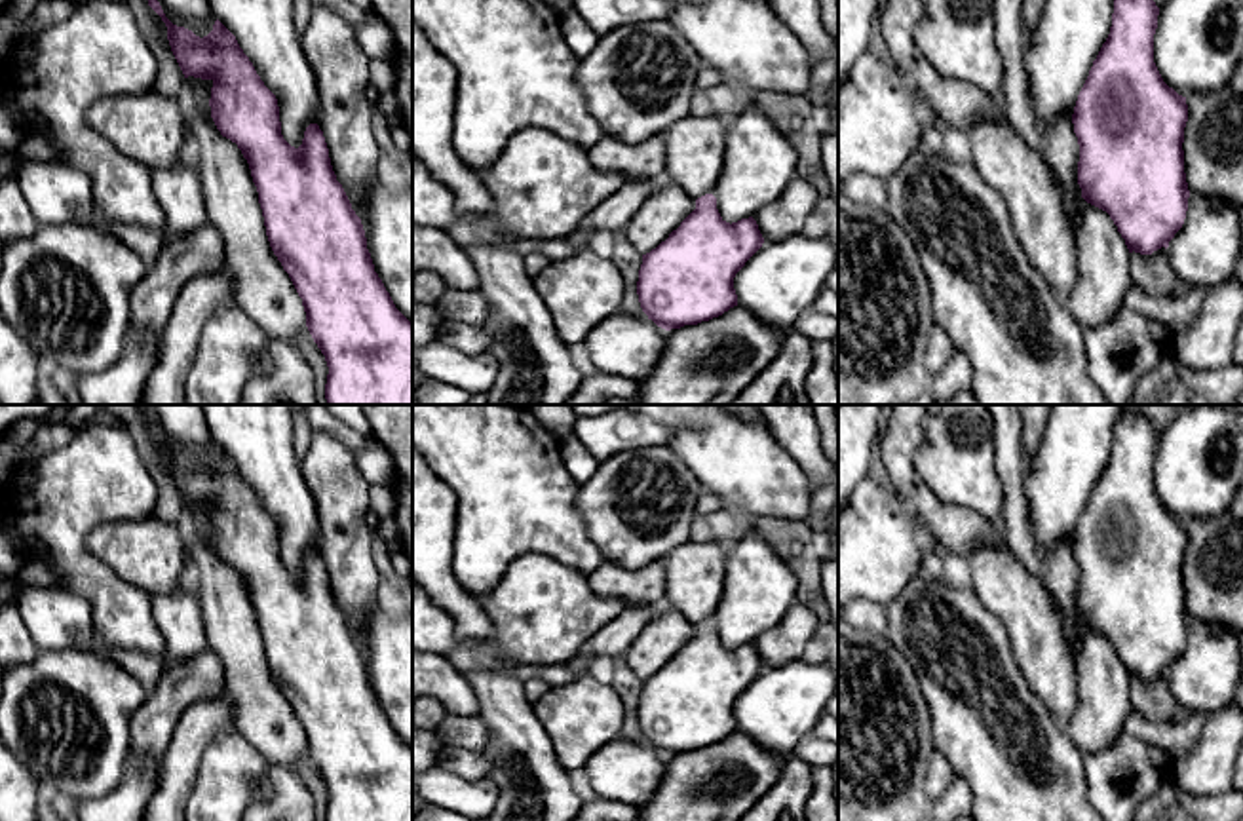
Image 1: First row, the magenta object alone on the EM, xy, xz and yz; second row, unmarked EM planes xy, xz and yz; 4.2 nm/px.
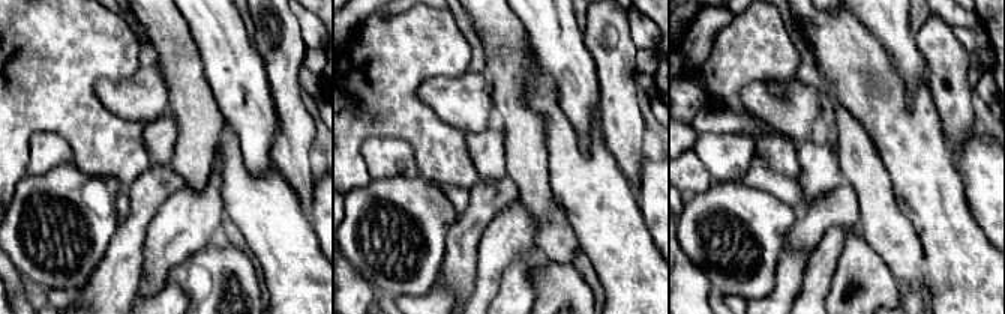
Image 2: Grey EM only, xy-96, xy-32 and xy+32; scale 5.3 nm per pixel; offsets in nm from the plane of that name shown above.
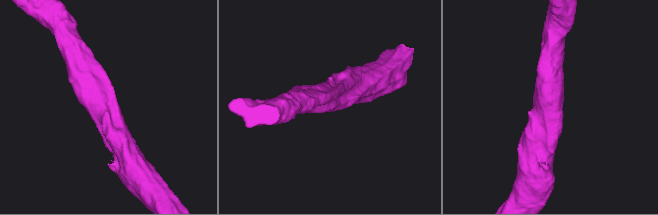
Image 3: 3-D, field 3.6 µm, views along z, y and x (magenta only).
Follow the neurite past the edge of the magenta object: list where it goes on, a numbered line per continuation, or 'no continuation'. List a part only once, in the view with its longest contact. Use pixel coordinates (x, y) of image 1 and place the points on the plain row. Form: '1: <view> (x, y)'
1: xy (263, 715)

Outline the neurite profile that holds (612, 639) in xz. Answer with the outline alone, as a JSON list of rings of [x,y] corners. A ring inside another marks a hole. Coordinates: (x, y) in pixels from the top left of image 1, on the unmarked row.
[[[667,602],[660,604],[633,604],[623,606],[623,610],[604,625],[582,650],[580,654],[595,658],[623,658],[625,648],[639,637],[648,621],[652,621]]]

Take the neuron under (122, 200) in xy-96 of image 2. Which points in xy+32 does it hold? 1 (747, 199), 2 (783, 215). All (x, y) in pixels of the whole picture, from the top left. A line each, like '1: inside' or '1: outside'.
1: outside
2: outside

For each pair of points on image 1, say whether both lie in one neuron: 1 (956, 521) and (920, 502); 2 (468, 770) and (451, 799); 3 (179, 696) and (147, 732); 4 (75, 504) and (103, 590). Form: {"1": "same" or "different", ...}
{"1": "same", "2": "different", "3": "same", "4": "same"}

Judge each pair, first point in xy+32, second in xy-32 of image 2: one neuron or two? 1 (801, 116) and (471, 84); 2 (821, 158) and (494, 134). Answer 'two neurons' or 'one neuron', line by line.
1: one neuron
2: one neuron

